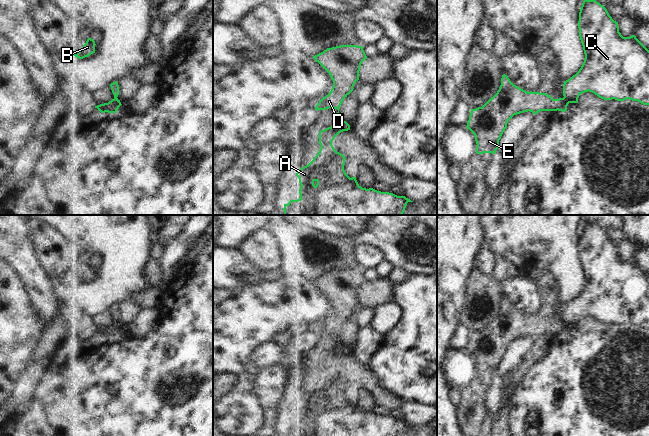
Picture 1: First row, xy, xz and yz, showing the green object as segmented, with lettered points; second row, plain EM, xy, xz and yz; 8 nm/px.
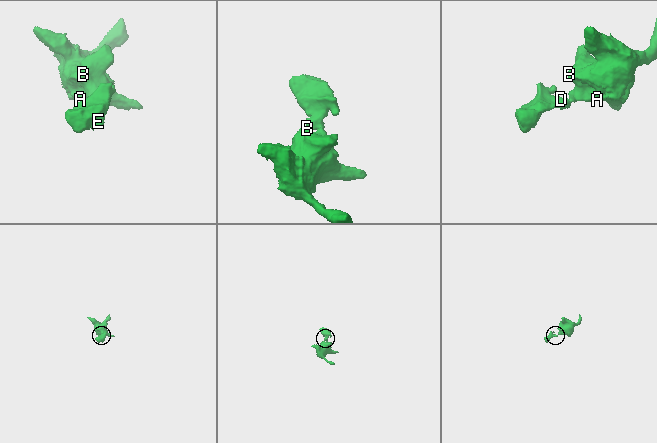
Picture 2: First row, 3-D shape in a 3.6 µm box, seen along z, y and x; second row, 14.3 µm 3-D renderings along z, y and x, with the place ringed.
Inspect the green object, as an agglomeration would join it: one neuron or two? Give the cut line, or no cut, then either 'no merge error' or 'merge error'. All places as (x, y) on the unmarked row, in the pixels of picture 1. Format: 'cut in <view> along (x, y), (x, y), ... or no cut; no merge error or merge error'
cut in yz along (563, 321), (568, 327); merge error

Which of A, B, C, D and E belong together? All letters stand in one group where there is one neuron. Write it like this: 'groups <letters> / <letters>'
groups A B C / D E

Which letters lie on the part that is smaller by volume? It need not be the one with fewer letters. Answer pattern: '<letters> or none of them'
D, E.

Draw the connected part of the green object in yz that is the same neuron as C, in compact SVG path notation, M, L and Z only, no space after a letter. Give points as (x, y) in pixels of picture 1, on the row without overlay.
M596 224L583 225L578 252L585 282L579 295L564 305L565 324L568 327L578 327L579 320L589 315L604 324L630 323L649 329L649 274L635 259L623 261L618 246Z

